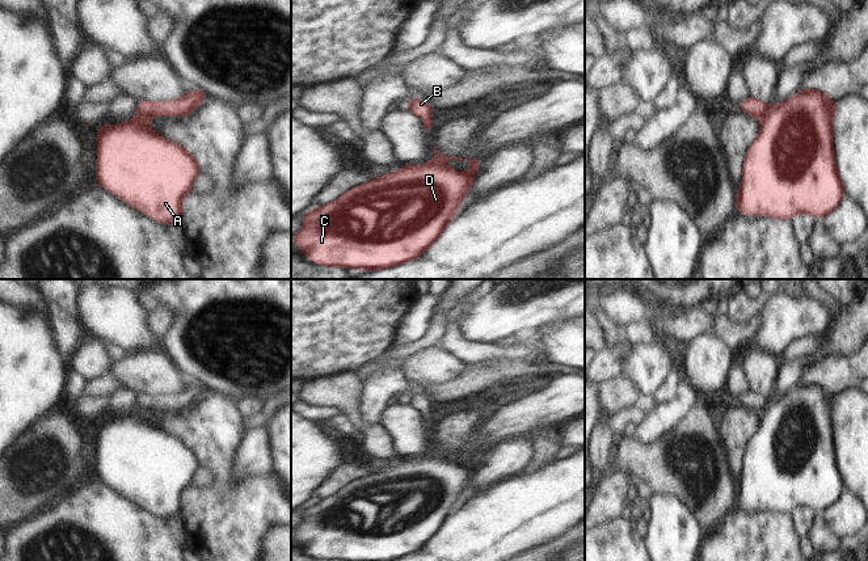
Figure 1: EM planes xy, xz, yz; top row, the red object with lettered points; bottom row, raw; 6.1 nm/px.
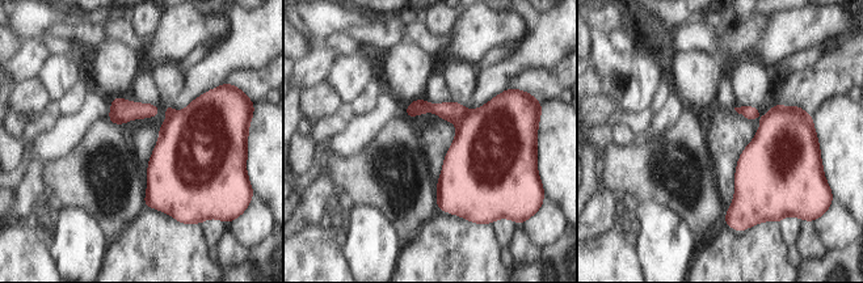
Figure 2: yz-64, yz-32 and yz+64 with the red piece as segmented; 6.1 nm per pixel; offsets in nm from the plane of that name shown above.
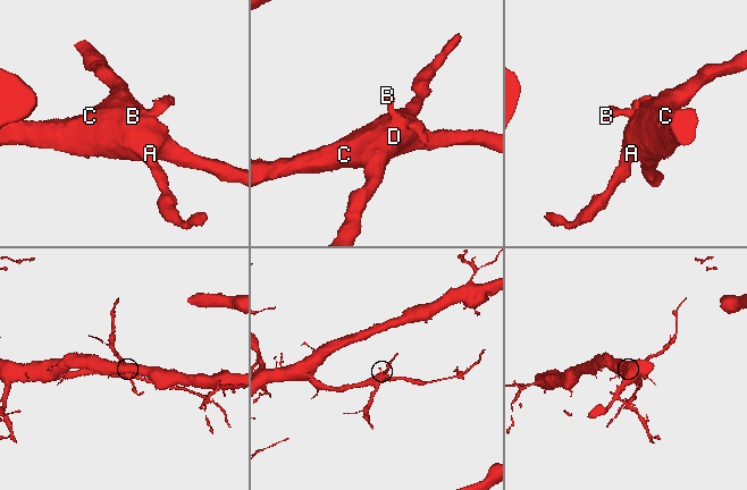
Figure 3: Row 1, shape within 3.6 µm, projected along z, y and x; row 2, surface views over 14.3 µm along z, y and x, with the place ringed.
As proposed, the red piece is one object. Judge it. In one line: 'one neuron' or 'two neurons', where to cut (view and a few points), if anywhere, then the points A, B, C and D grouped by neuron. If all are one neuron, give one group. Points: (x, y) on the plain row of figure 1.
two neurons | yz (771, 399), (759, 413) | A C D / B

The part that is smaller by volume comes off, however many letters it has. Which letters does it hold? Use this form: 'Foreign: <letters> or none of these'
Foreign: B

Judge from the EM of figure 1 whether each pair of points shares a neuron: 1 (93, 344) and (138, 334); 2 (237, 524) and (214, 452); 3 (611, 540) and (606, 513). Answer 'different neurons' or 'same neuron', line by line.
1: different neurons
2: same neuron
3: different neurons

